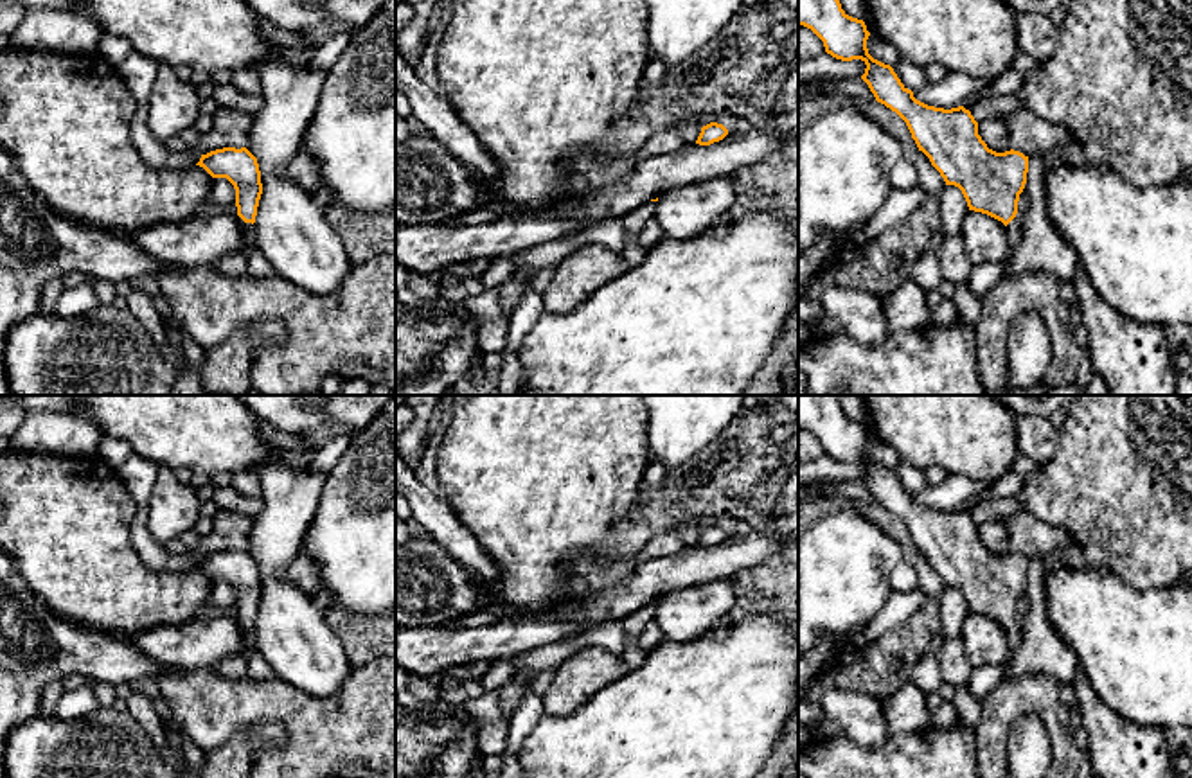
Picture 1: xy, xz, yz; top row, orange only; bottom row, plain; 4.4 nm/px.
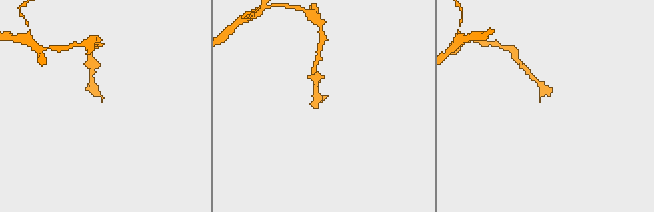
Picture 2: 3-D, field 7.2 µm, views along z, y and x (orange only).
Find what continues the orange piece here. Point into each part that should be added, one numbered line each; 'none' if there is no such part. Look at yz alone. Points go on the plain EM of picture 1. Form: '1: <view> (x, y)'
1: yz (1016, 629)

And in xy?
1: xy (231, 611)

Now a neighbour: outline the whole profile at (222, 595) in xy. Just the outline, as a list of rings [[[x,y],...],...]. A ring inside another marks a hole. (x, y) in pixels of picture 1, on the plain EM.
[[[212,580],[209,602],[212,611],[228,609],[236,606],[236,591],[227,580]]]

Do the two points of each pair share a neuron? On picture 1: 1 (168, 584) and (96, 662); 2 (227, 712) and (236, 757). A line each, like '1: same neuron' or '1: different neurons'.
1: different neurons
2: different neurons

